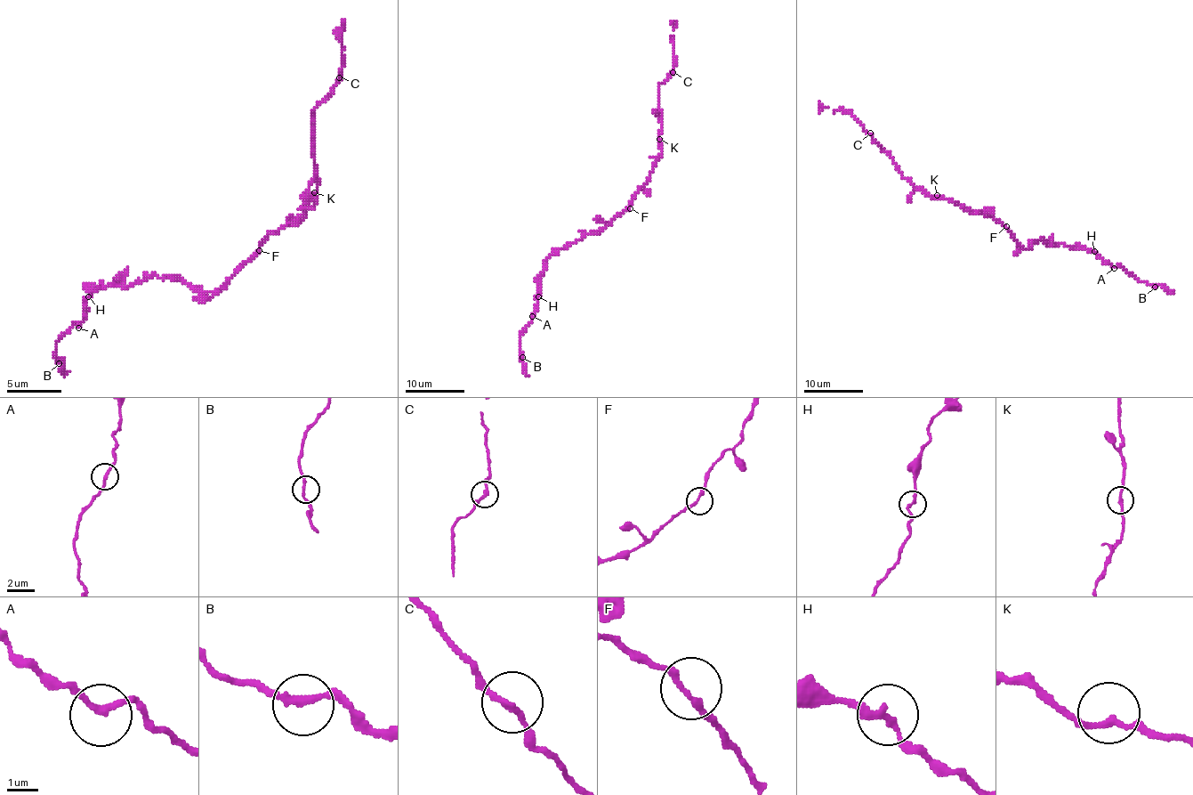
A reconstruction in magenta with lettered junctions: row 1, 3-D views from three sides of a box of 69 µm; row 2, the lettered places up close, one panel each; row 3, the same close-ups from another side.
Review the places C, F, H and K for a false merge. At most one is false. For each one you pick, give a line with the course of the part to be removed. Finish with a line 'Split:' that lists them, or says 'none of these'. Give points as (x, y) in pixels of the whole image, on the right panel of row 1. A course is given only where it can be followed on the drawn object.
Split: none of these

